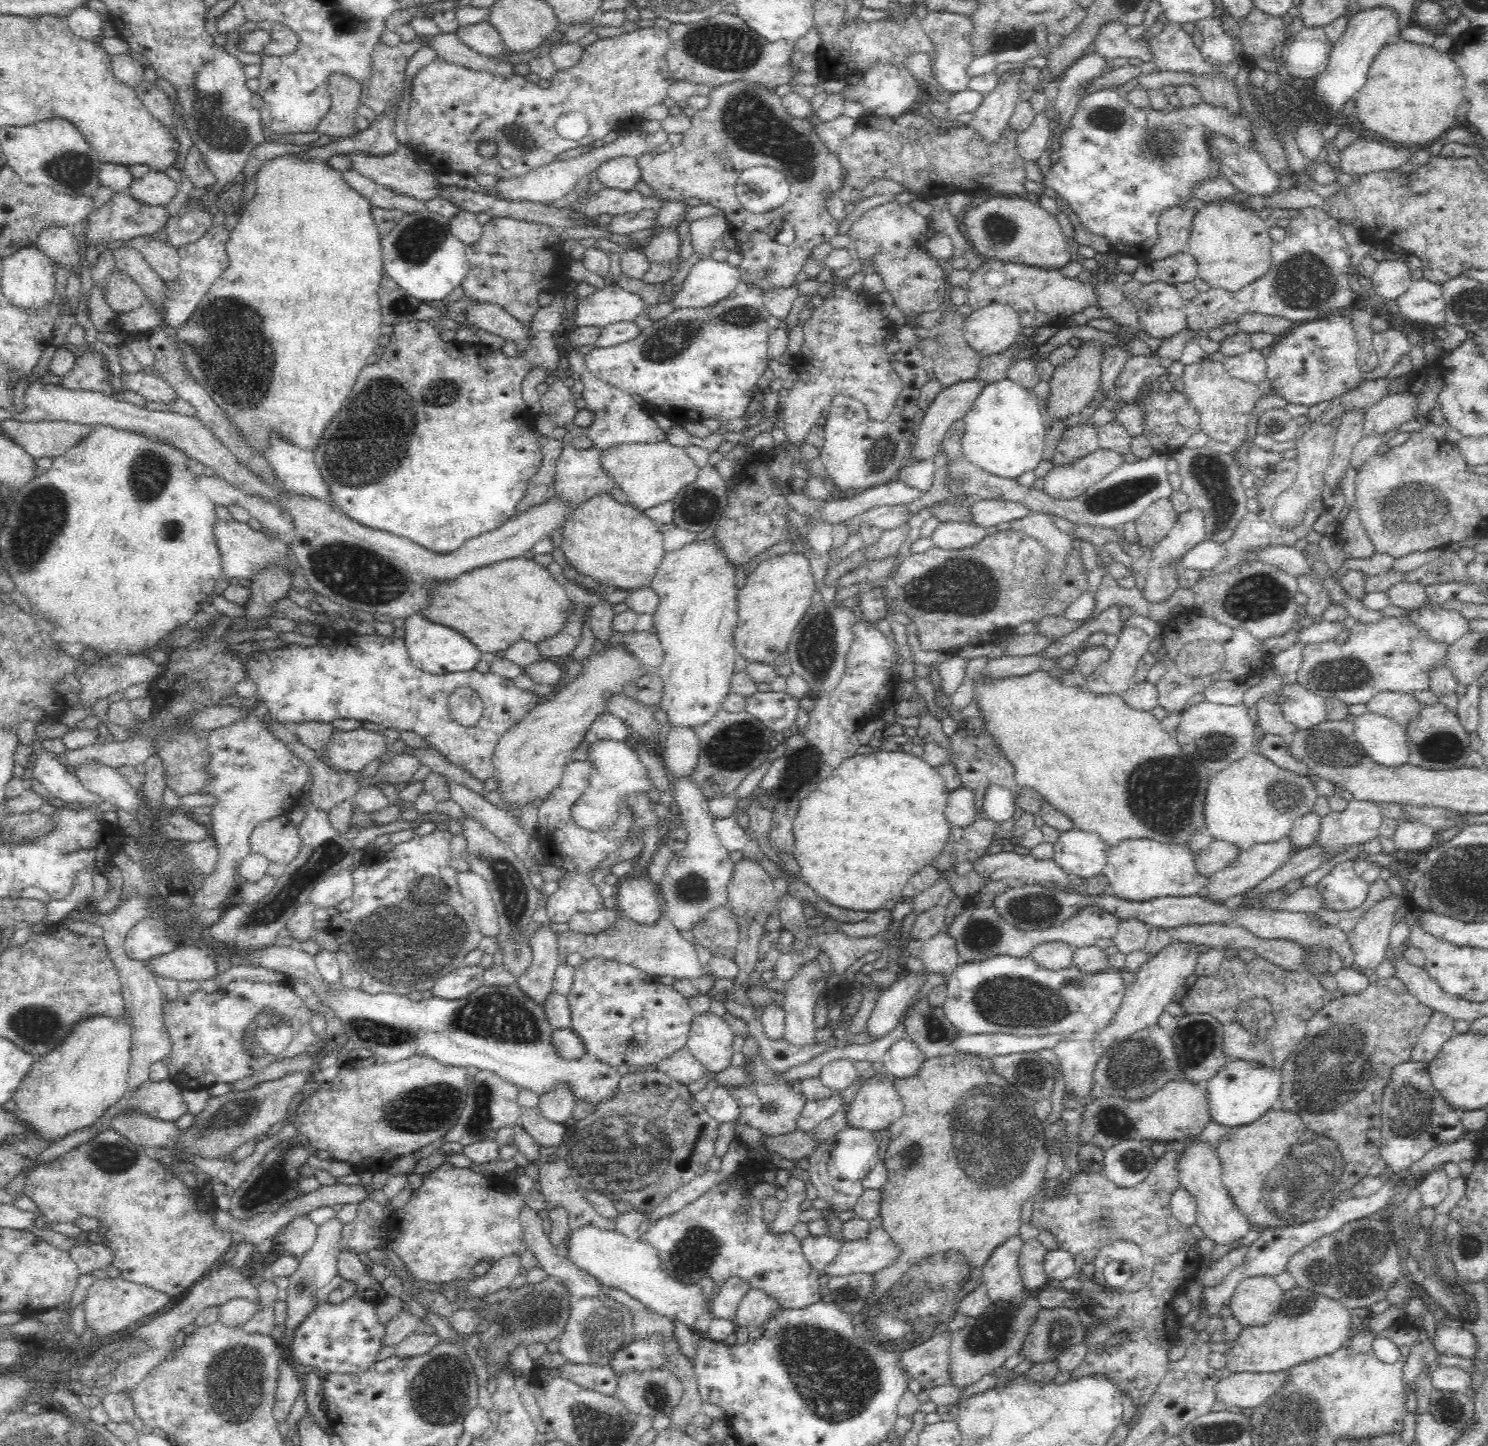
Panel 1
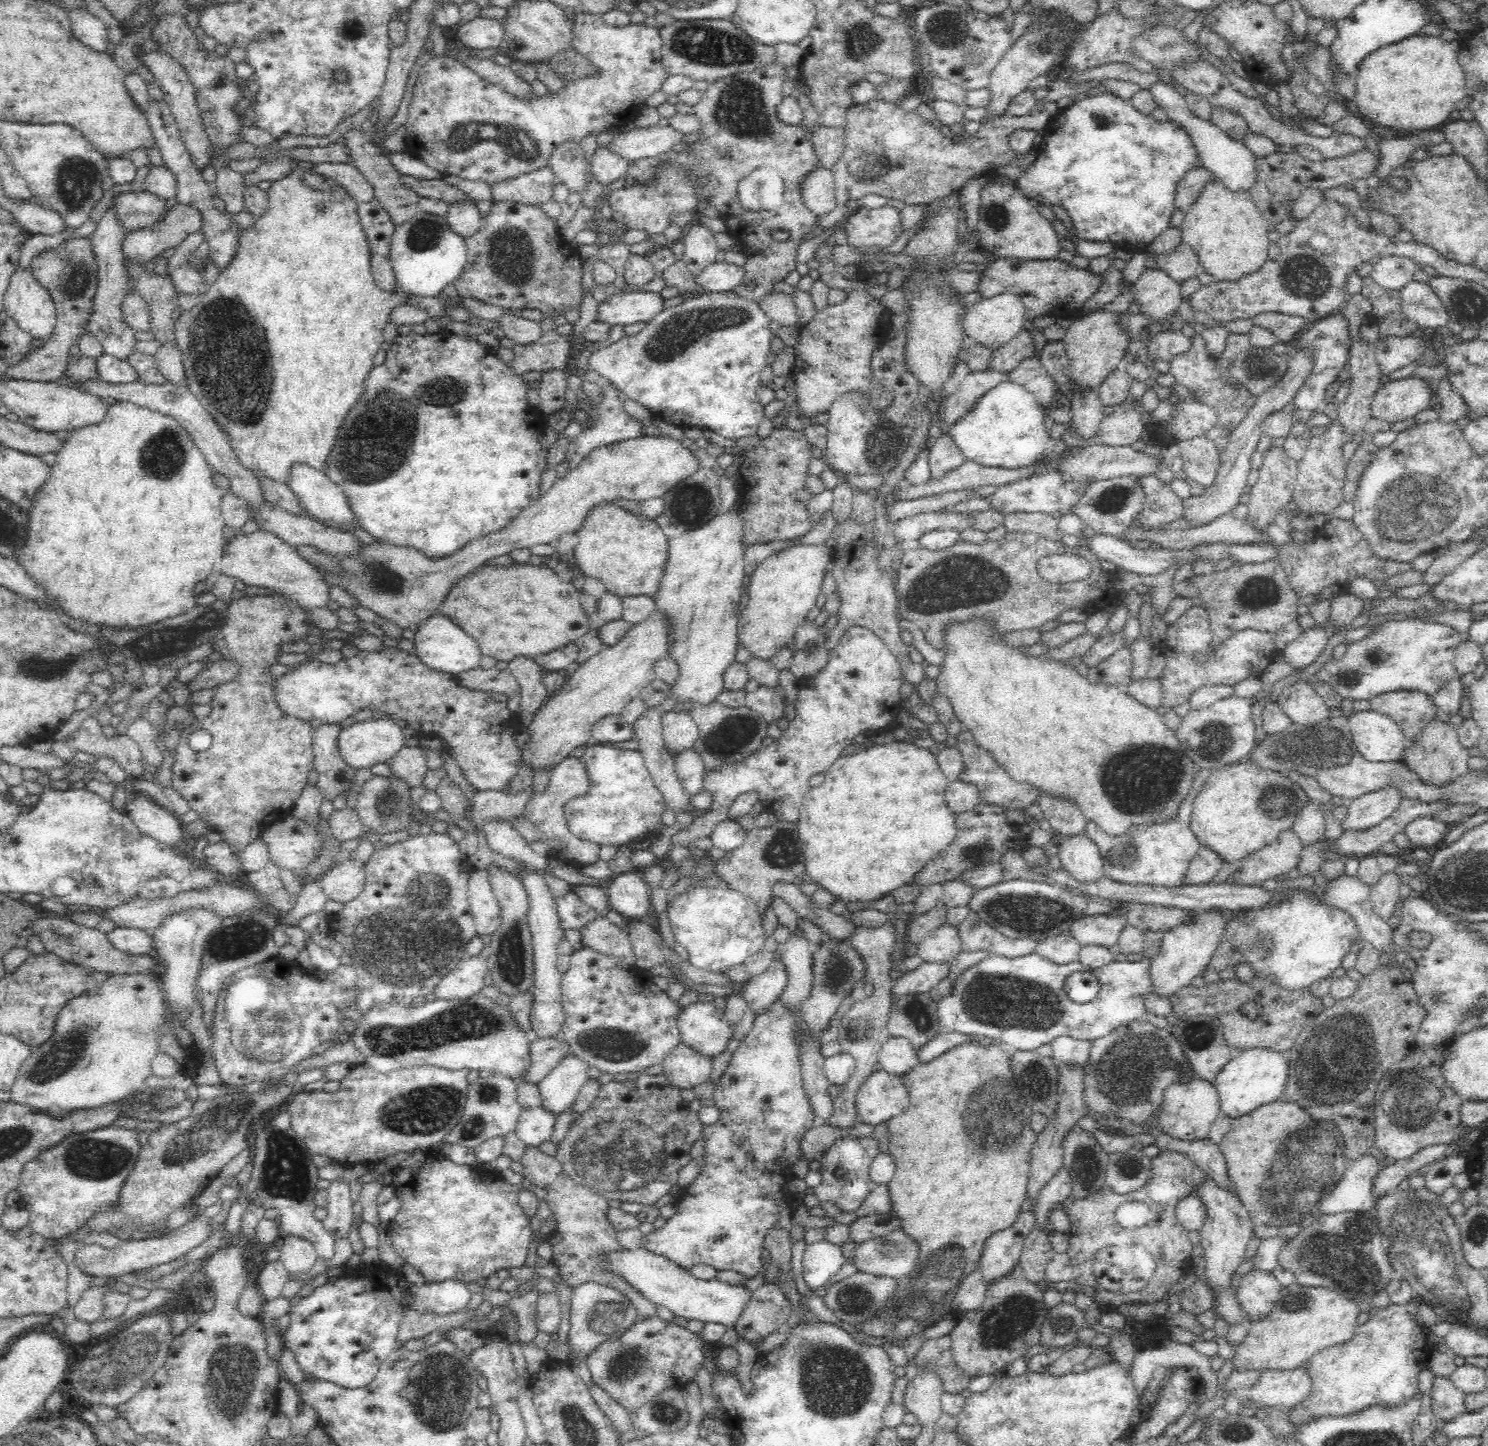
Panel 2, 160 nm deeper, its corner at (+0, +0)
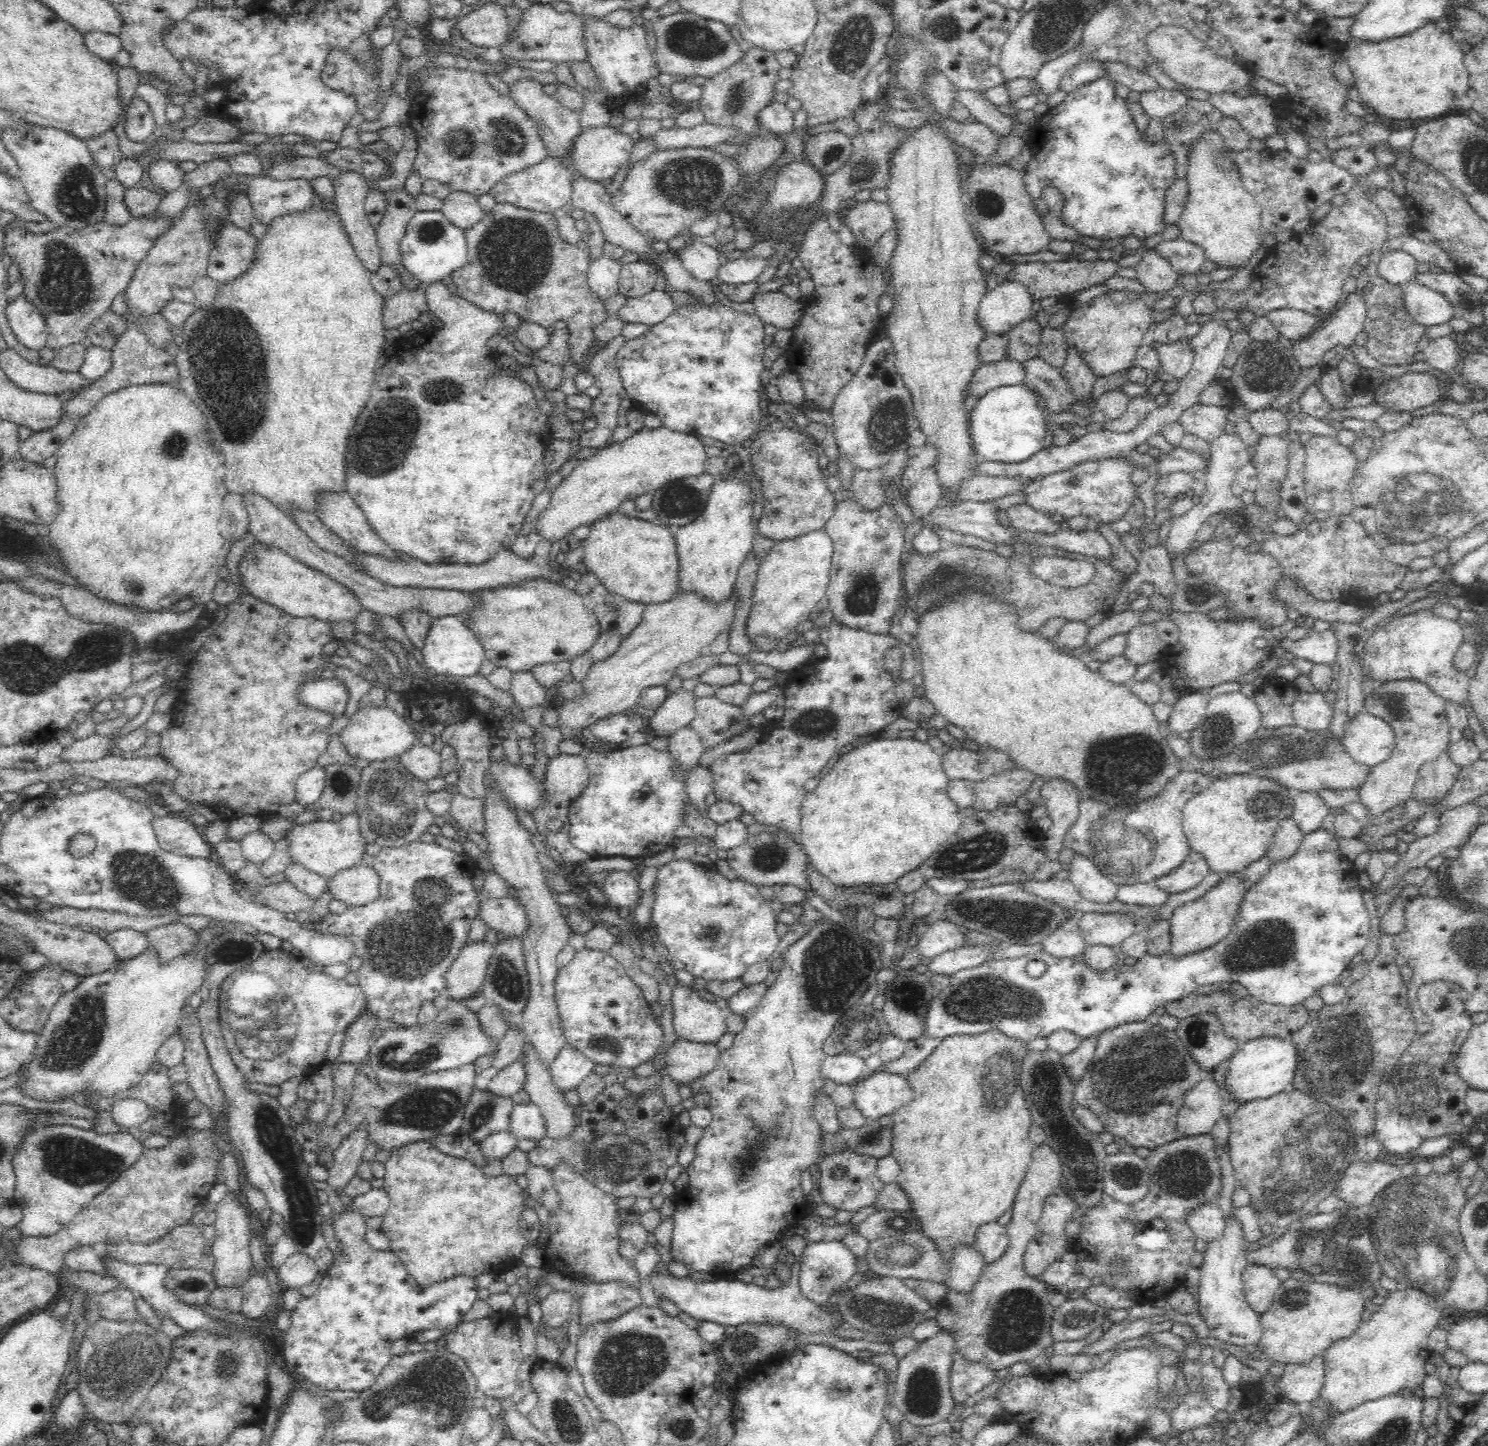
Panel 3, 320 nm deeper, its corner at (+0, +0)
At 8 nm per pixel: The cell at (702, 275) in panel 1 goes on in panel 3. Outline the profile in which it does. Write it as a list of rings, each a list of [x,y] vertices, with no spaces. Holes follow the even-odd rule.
[[[753,257],[738,258],[720,266],[717,276],[723,285],[737,286],[753,283],[764,272],[769,264],[769,258]]]

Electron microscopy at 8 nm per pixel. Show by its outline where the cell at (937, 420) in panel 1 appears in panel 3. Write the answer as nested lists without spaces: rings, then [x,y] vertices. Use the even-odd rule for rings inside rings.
[[[990,358],[982,359],[978,368],[974,371],[968,392],[971,400],[975,401],[993,388],[1004,385],[1017,385],[1025,379],[1023,363],[1004,358],[994,361]]]

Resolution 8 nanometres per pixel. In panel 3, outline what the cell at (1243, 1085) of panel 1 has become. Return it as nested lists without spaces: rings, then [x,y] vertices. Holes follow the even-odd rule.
[[[1258,1036],[1254,1040],[1240,1042],[1238,1050],[1229,1058],[1226,1085],[1235,1100],[1248,1102],[1256,1098],[1270,1098],[1293,1085],[1298,1068],[1298,1053],[1292,1039],[1277,1036]]]

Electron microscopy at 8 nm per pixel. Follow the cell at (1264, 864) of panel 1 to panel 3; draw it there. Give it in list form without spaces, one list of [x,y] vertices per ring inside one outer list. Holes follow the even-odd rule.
[[[1291,816],[1282,818],[1275,828],[1272,842],[1266,851],[1266,856],[1270,858],[1271,862],[1290,858],[1298,850],[1304,835]]]

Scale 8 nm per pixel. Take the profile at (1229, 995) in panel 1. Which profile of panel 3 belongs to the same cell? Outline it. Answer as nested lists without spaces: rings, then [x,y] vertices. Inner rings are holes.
[[[1222,989],[1213,991],[1208,996],[1194,992],[1181,1000],[1166,1004],[1164,1009],[1170,1016],[1178,1019],[1184,1019],[1200,1012],[1212,1013],[1218,1016],[1218,1019],[1223,1024],[1225,1033],[1230,1038],[1236,1038],[1244,1043],[1247,1040],[1254,1040],[1258,1036],[1277,1036],[1278,1038],[1290,1039],[1293,1032],[1296,1032],[1308,1022],[1309,1012],[1303,1004],[1274,1006],[1272,1004],[1264,1004],[1252,996],[1237,1000],[1230,992],[1224,992]]]

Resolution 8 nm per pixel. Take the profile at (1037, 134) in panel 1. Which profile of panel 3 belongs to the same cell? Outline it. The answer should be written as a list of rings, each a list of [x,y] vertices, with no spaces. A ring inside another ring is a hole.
[[[959,89],[955,94],[955,100],[970,111],[976,123],[988,126],[1002,136],[1009,133],[1011,118],[1000,114],[997,106],[984,96],[983,91]]]

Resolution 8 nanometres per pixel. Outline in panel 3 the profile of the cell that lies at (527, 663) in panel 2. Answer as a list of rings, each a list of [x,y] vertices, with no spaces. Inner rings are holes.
[[[532,671],[515,672],[511,682],[511,695],[515,706],[522,712],[544,704],[545,690],[532,675]]]

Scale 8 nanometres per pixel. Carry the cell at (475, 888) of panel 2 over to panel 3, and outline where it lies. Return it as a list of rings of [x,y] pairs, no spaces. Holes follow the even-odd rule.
[[[514,893],[484,902],[479,908],[479,915],[488,930],[494,929],[500,936],[524,940],[528,932],[527,914]]]

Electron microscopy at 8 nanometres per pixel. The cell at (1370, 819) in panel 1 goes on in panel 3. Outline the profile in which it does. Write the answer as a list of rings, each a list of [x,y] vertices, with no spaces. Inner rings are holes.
[[[1413,678],[1375,680],[1372,692],[1364,696],[1363,710],[1385,720],[1395,734],[1392,754],[1369,770],[1359,788],[1359,801],[1366,806],[1372,819],[1388,808],[1406,802],[1416,786],[1422,765],[1437,759],[1449,748],[1451,724],[1445,702],[1427,684]]]

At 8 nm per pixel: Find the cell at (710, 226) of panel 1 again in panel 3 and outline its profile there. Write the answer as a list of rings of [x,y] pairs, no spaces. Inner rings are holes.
[[[694,240],[692,245],[680,249],[677,256],[682,261],[684,269],[703,281],[711,281],[716,278],[721,266],[719,252],[716,248],[697,240]]]

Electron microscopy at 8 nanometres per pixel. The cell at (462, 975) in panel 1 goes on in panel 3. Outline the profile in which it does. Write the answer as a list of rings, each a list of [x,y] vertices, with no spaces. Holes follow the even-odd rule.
[[[483,939],[470,942],[459,952],[452,968],[446,972],[445,994],[450,999],[467,1000],[480,993],[494,948],[496,946]]]

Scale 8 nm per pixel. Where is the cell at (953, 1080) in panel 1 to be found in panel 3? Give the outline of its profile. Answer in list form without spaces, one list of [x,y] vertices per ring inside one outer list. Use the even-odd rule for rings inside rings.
[[[988,1028],[988,1030],[980,1032],[980,1034],[946,1036],[940,1039],[940,1044],[930,1052],[929,1056],[924,1058],[924,1062],[920,1062],[918,1069],[906,1075],[906,1081],[908,1081],[912,1091],[914,1091],[914,1098],[891,1114],[891,1117],[894,1119],[894,1124],[891,1126],[893,1132],[891,1154],[896,1157],[901,1166],[901,1171],[897,1178],[898,1186],[904,1189],[904,1192],[911,1200],[910,1209],[915,1217],[918,1217],[917,1220],[922,1225],[922,1232],[933,1240],[937,1249],[947,1260],[952,1259],[952,1246],[954,1244],[958,1244],[958,1242],[974,1244],[974,1234],[976,1234],[978,1227],[996,1221],[1001,1214],[1011,1210],[1010,1206],[1012,1206],[1016,1190],[1024,1180],[1028,1167],[1032,1162],[1032,1153],[1037,1146],[1036,1143],[1029,1139],[1029,1130],[1033,1121],[1031,1120],[1031,1114],[1027,1107],[1021,1084],[1022,1064],[1024,1055],[1028,1050],[1027,1046],[1028,1043],[1006,1036],[997,1028]]]

